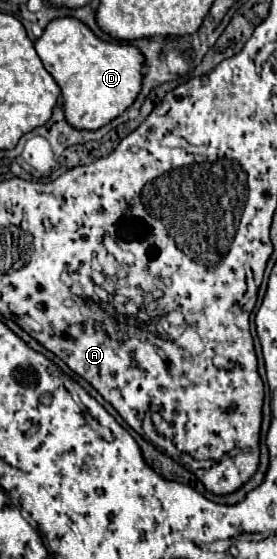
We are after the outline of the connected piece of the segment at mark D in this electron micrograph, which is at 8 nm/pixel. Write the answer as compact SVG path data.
M73 17L53 19L35 41L35 51L55 79L63 97L63 113L73 129L95 131L119 117L141 91L141 51L133 45L103 41Z

